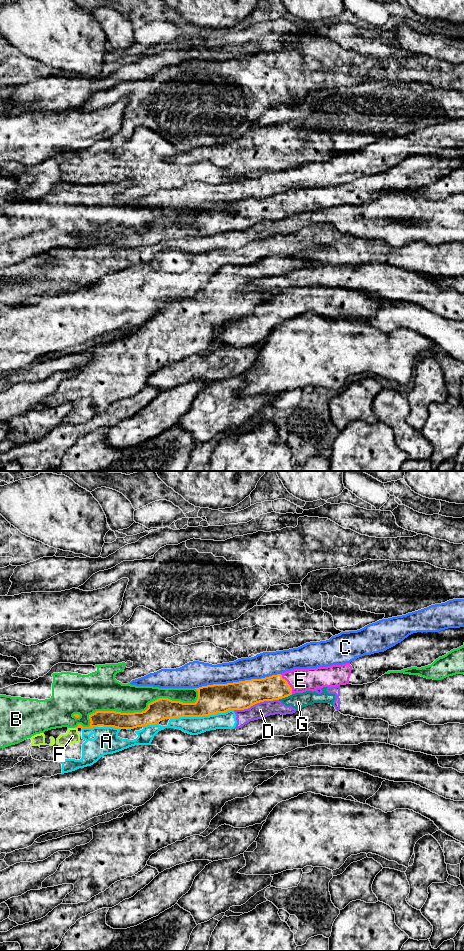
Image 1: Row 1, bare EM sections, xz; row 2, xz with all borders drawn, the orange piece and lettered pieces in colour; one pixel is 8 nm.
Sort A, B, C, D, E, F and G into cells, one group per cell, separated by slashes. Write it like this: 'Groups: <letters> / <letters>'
Groups: A D F G / B / C / E

